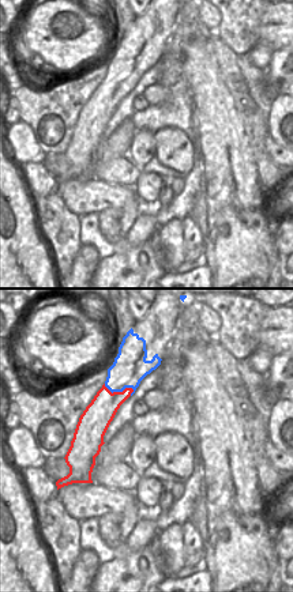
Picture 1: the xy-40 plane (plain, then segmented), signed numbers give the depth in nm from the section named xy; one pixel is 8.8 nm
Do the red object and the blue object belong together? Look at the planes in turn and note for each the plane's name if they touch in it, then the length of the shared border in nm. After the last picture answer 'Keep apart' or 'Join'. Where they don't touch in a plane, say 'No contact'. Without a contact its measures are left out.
Touches red in xy-40. Shared border 280 nm

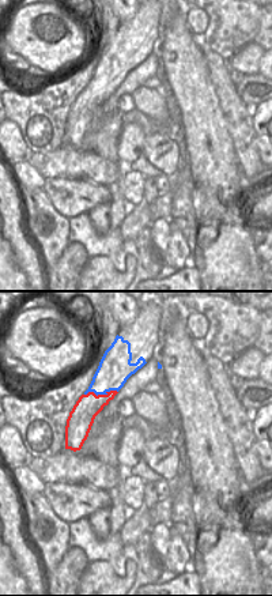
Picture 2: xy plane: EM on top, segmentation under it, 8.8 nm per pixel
Touches red in xy. Shared border 300 nm

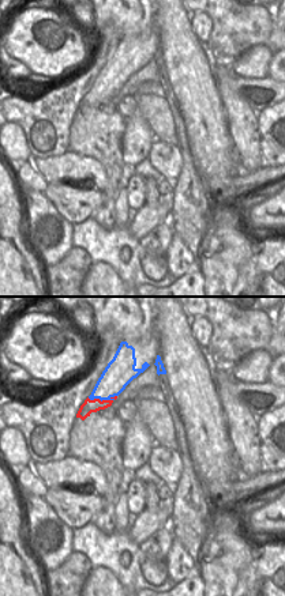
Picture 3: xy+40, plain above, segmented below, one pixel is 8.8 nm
Touches red in xy+40. Shared border 260 nm

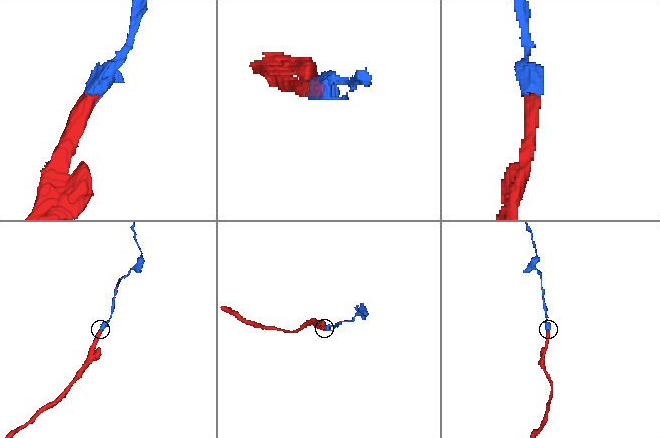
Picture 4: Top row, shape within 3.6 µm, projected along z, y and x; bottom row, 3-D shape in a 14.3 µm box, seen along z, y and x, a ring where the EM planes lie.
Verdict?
Keep apart

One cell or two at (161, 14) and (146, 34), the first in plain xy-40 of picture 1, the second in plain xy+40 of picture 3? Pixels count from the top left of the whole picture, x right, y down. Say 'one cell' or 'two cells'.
one cell

